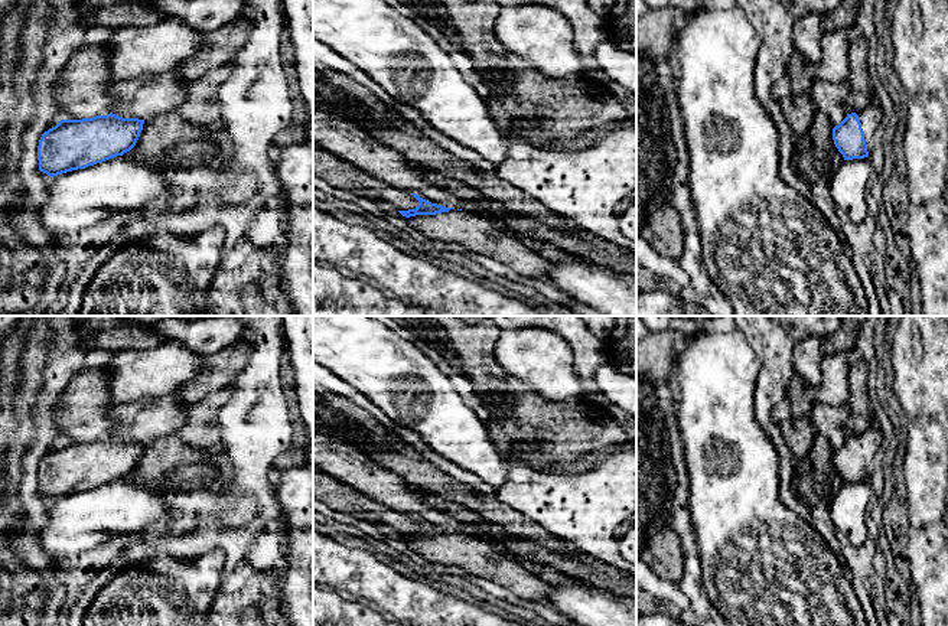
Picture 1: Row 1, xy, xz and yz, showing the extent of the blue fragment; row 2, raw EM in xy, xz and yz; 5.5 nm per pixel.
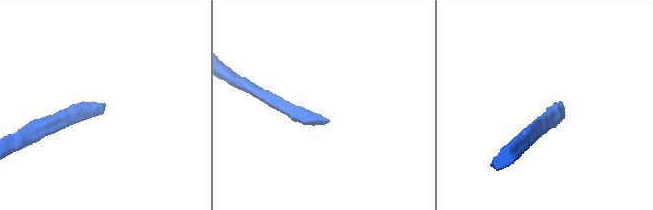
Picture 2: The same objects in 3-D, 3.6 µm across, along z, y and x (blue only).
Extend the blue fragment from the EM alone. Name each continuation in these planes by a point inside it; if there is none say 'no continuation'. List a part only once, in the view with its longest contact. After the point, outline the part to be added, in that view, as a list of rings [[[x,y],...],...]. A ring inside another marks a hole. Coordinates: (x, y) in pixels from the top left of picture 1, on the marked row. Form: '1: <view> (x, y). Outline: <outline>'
1: xz (475, 234). Outline: [[[450,209],[408,221],[430,239],[460,244],[466,252],[501,261],[527,278],[545,278],[553,267],[551,261],[475,212]]]

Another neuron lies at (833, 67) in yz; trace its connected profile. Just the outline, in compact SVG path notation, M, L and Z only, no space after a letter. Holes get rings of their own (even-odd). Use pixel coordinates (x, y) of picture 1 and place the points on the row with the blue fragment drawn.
M844 29L824 32L821 58L817 62L815 78L831 84L844 82L850 74L850 40Z

